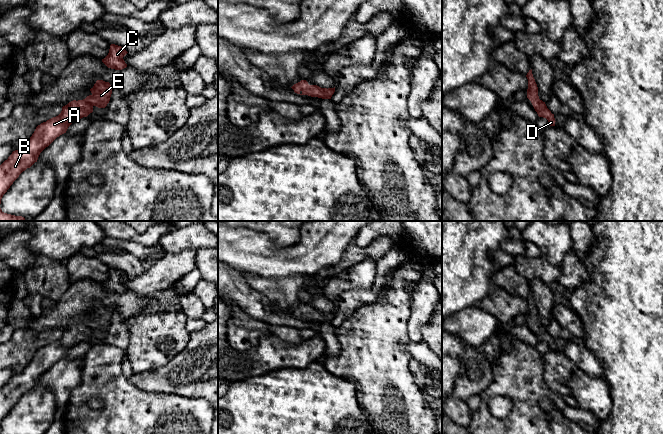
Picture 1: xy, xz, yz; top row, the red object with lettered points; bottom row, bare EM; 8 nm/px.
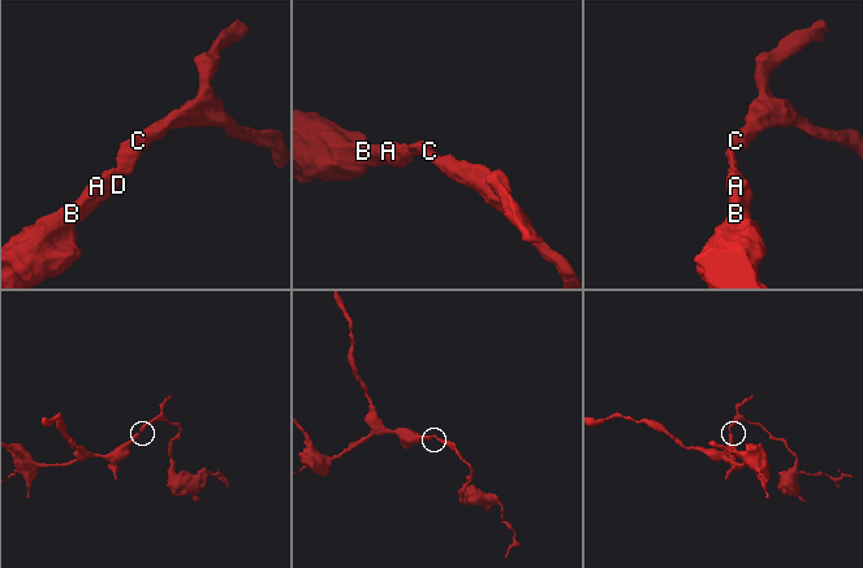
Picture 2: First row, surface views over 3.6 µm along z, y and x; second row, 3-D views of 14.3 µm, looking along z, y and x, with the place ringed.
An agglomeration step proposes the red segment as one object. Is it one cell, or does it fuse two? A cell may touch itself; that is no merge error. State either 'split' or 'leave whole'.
leave whole

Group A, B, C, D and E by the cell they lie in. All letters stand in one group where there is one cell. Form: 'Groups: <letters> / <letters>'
Groups: A B C D E

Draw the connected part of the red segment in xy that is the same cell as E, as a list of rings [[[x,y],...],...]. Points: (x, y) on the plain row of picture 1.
[[[97,304],[94,310],[90,313],[91,319],[87,320],[83,324],[73,324],[67,329],[62,331],[61,337],[53,341],[46,346],[38,349],[30,361],[30,363],[25,367],[25,369],[12,376],[0,389],[0,428],[3,419],[7,416],[13,406],[19,401],[19,399],[25,395],[27,392],[30,392],[35,386],[37,386],[40,377],[48,371],[57,361],[66,357],[68,351],[75,345],[87,341],[90,337],[93,336],[93,331],[105,332],[110,325],[112,318],[112,312],[109,306],[103,304]]]

